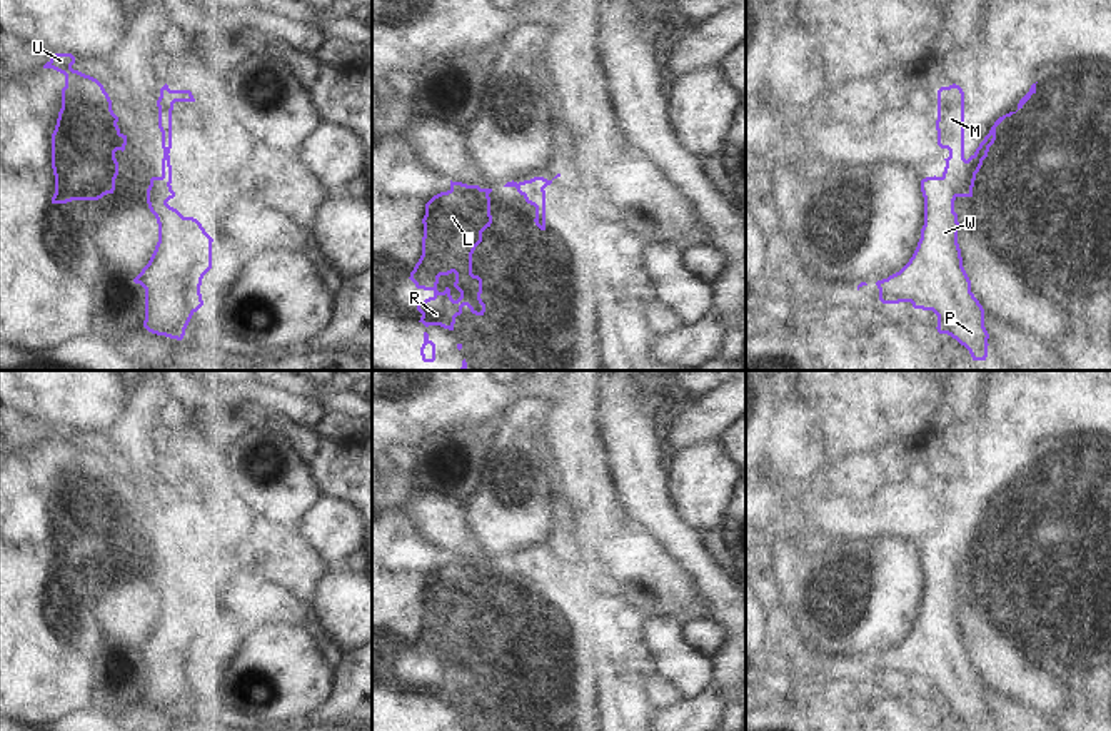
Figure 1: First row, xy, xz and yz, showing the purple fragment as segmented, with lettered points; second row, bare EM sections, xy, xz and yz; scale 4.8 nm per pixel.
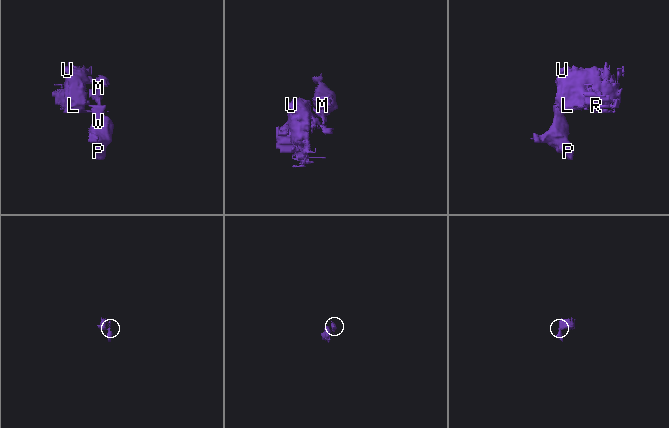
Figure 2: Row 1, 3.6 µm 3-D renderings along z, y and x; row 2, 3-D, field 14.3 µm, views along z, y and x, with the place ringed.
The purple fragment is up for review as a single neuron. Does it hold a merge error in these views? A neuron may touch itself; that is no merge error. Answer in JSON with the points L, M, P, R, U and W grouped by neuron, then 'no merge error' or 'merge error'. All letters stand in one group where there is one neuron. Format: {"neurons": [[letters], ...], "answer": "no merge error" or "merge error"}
{"neurons": [["L", "M", "R", "U"], ["P", "W"]], "answer": "merge error"}

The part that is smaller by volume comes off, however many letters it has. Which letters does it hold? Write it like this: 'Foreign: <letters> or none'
Foreign: P, W

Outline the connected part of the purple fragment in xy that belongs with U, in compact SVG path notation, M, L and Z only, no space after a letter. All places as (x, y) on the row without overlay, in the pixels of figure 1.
M53 427L43 439L65 449L62 482L52 507L52 577L98 574L113 567L118 549L115 526L127 519L103 459L73 444L73 437L72 427Z

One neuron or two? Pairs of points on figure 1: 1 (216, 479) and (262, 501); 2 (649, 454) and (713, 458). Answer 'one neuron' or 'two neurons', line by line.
1: one neuron
2: two neurons

